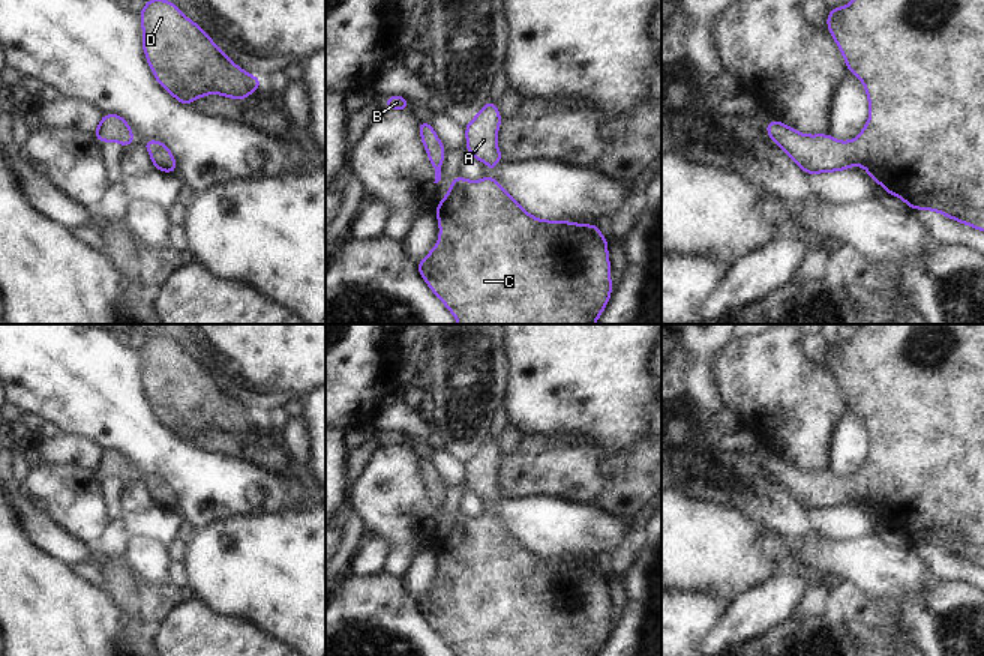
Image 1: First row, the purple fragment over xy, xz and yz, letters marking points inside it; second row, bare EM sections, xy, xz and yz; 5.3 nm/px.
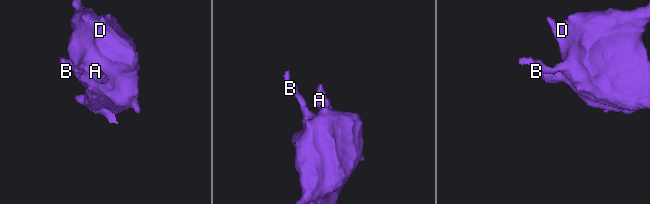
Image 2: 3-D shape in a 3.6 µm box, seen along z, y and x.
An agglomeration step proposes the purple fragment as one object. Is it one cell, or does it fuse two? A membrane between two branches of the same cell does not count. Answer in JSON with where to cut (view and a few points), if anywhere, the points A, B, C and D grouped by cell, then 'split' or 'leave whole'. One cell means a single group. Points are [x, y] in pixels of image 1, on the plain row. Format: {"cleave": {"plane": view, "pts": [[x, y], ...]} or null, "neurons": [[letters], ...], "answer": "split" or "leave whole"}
{"cleave": null, "neurons": [["A", "B", "C", "D"]], "answer": "leave whole"}

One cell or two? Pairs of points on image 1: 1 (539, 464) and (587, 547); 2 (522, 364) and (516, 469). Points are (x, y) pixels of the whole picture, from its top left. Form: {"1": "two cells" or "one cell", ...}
{"1": "two cells", "2": "two cells"}

